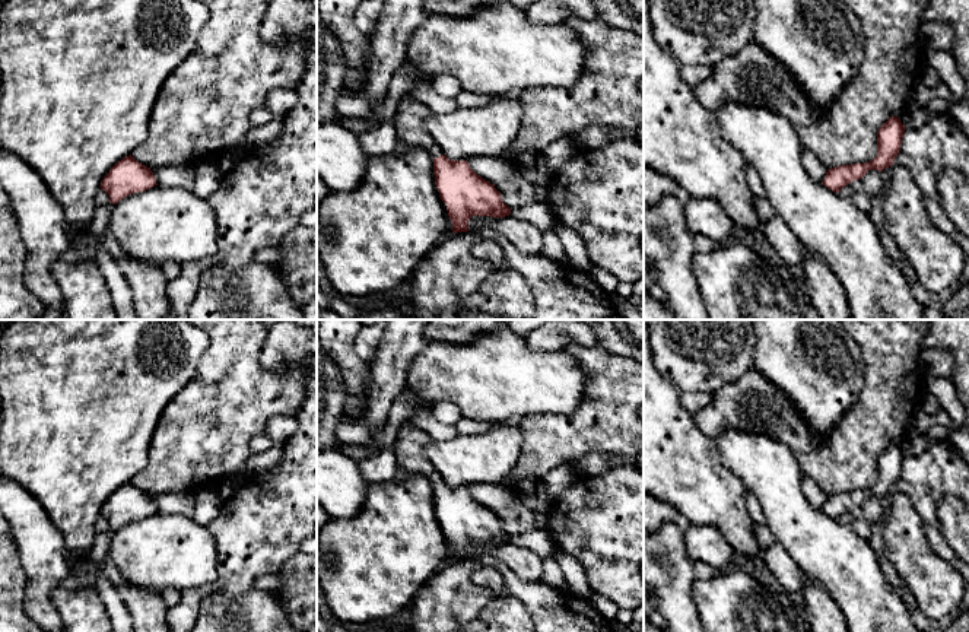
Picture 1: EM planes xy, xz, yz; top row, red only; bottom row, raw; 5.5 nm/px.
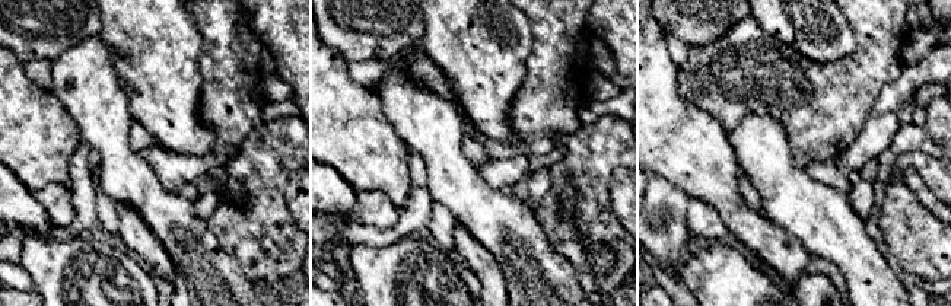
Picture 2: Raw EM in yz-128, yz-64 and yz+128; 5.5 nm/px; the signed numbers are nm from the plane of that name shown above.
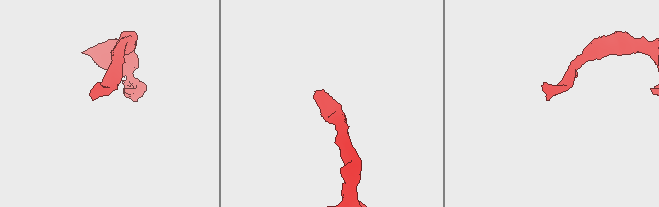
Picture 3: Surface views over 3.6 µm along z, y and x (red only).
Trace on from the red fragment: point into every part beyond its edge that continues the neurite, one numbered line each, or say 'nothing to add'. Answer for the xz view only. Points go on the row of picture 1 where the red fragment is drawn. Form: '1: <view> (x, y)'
1: xz (409, 121)

